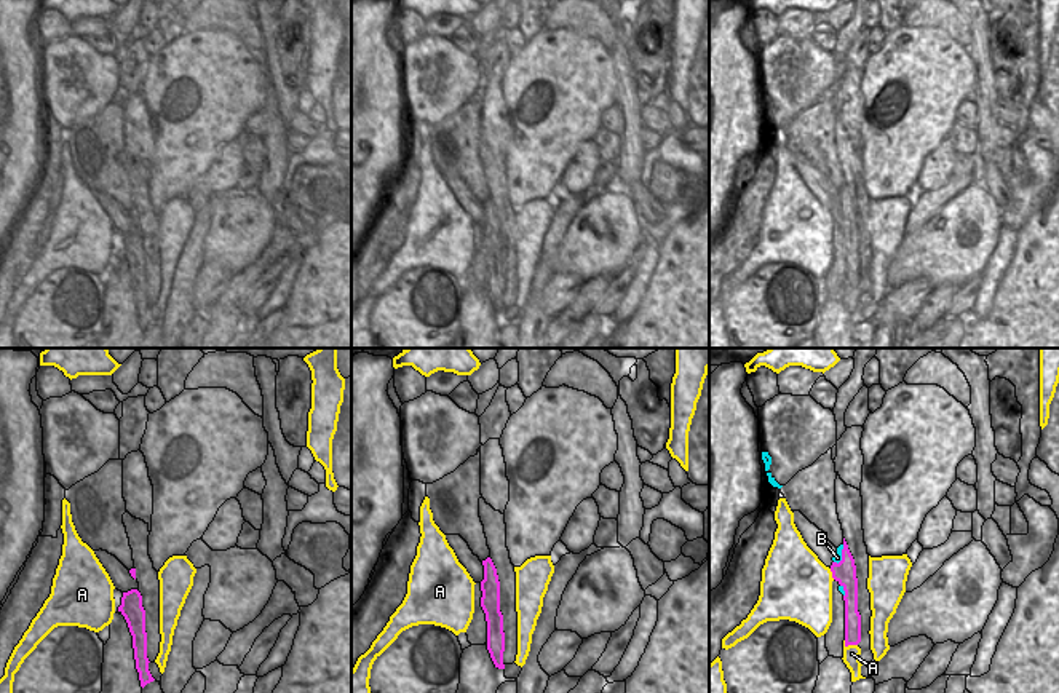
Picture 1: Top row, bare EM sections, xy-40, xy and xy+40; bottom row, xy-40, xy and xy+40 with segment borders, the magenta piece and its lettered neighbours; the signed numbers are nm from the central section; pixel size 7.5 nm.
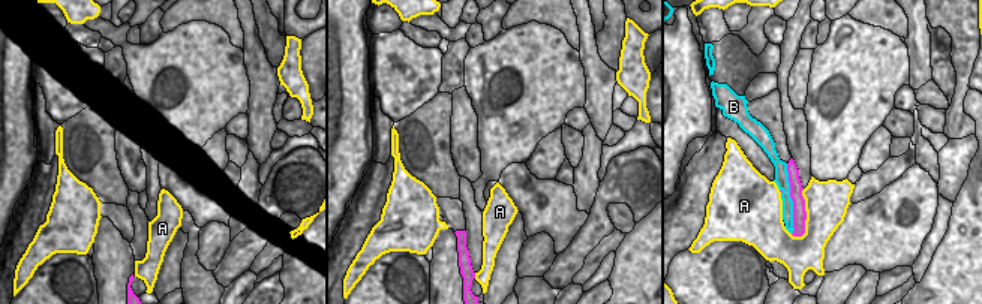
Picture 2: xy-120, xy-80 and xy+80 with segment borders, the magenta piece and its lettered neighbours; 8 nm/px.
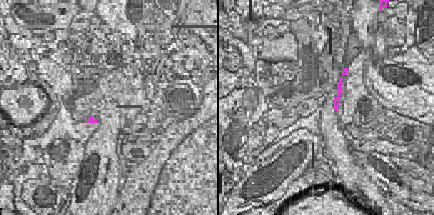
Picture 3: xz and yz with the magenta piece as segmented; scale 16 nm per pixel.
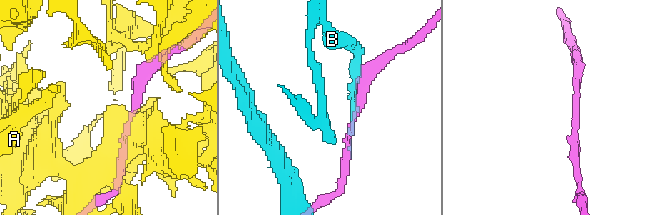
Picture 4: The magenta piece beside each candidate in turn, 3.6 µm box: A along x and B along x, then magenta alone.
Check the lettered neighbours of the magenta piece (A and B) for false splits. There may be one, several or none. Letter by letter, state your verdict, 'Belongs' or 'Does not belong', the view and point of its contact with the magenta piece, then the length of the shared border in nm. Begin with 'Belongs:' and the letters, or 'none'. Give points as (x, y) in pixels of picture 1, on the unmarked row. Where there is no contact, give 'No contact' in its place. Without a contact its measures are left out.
Belongs: none
A: Does not belong. Touches magenta at xy+40 (850, 286). Shared border 110 nm
B: Does not belong. Touches magenta at xy+40 (842, 197). Shared border 160 nm.

